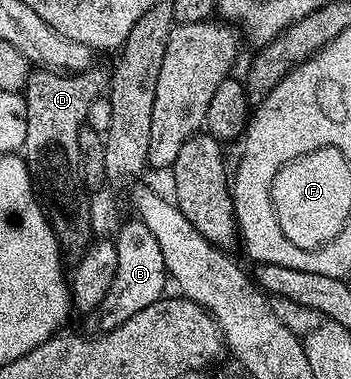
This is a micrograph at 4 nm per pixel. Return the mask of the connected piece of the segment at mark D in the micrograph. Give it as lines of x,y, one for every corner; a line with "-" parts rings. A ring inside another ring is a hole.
38,67
31,72
26,81
24,96
28,124
20,153
25,160
26,170
32,174
34,188
42,208
46,211
46,218
52,227
54,238
57,239
61,252
70,259
81,257
92,240
92,234
90,234
91,198
86,197
85,191
82,190
84,178
80,165
80,149
76,147
76,139
80,135
80,127
86,124
88,107
92,107
94,100
107,92
109,84
110,73
97,67
84,69
80,73
60,73

